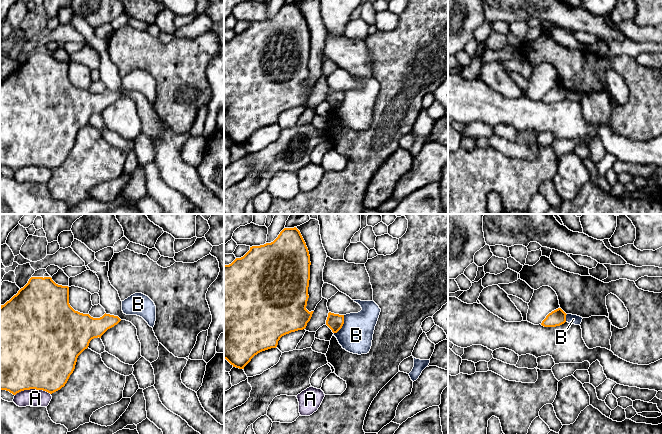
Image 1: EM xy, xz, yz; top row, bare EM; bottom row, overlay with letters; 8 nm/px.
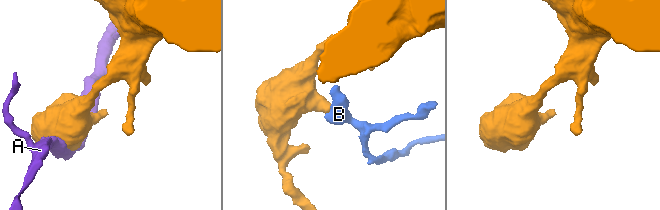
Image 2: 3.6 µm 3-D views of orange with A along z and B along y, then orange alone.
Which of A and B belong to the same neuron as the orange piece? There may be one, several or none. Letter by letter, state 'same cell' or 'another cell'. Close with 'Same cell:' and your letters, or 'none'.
A: another cell
B: another cell
Same cell: none

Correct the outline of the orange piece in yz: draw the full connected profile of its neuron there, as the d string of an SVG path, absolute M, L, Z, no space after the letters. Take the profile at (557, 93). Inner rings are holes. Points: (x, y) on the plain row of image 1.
M558 84L549 89L546 94L542 97L541 101L544 103L556 103L566 98L566 89Z

